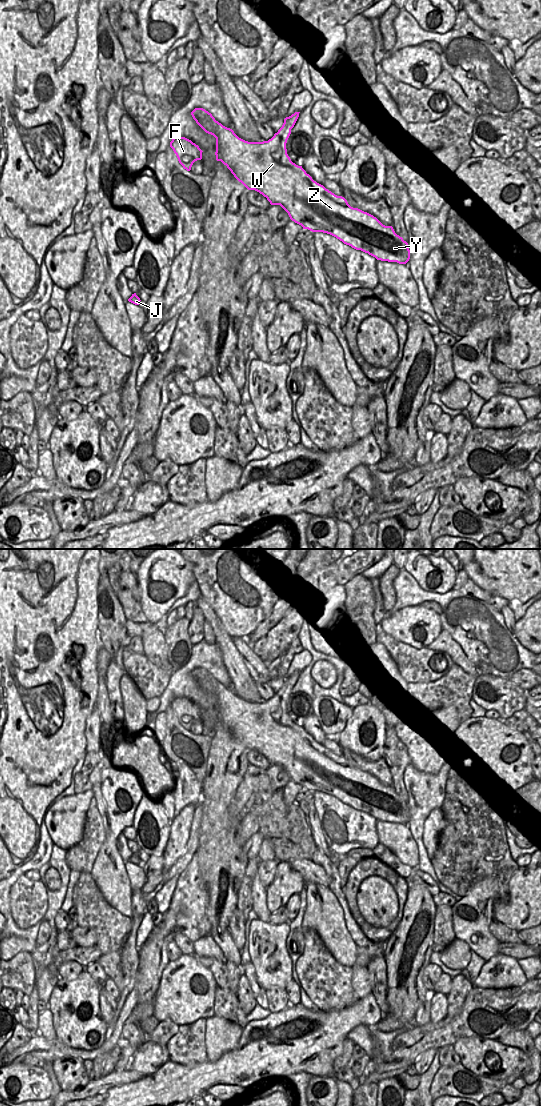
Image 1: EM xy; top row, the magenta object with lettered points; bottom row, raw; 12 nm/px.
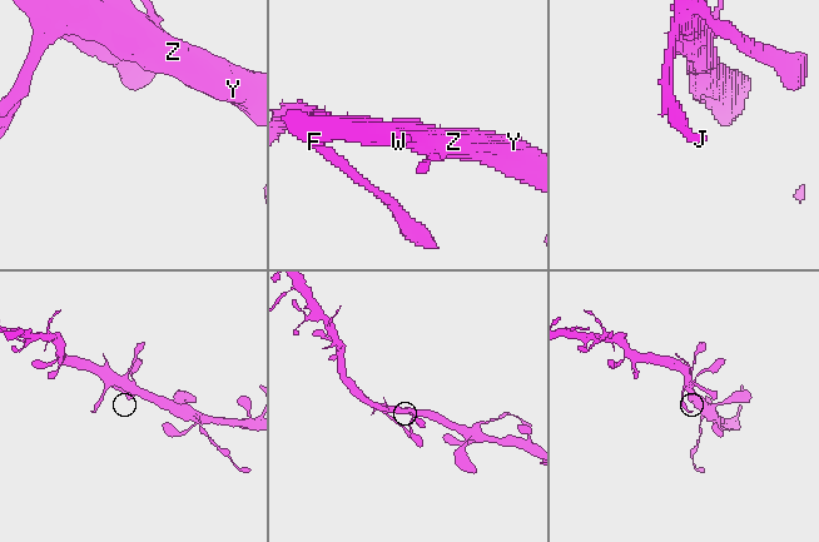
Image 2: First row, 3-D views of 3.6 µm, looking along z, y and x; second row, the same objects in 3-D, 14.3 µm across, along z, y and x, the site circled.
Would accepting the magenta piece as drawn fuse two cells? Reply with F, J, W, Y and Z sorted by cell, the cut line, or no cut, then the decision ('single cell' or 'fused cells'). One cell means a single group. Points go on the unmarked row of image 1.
groups F J W Y Z; cut none; single cell

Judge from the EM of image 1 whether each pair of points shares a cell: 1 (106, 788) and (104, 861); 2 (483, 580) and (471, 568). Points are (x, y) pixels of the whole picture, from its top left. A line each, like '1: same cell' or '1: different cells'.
1: same cell
2: same cell

